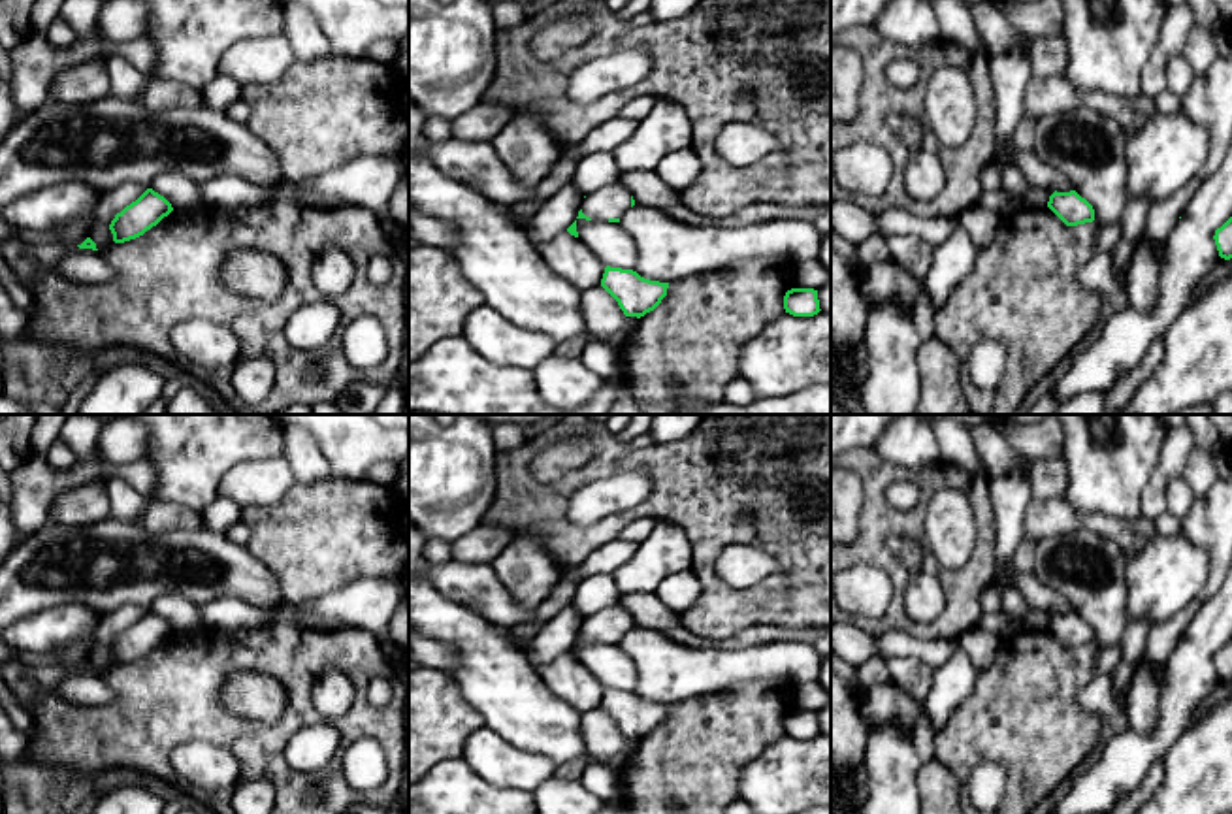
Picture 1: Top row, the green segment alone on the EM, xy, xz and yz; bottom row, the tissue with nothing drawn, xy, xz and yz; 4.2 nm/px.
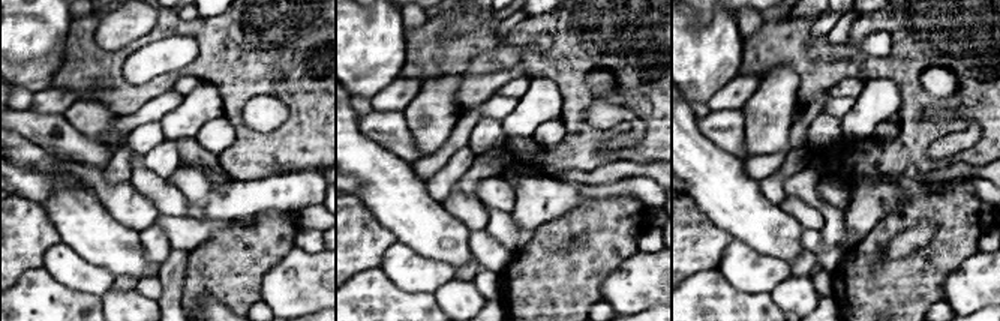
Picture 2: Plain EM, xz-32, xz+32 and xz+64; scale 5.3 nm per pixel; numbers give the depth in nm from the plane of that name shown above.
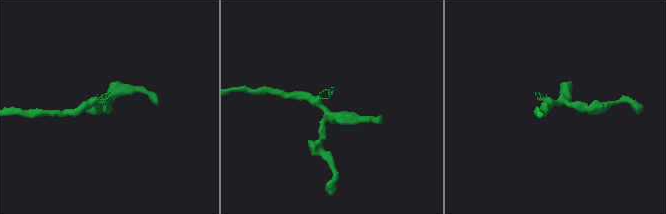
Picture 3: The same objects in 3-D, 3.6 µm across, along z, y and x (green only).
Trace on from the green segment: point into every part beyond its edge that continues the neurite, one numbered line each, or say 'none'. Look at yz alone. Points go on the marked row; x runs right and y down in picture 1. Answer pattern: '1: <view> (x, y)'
none

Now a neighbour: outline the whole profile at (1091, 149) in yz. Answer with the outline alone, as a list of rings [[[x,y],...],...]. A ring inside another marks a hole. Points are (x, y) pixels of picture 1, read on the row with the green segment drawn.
[[[1087,106],[1036,121],[1032,155],[1066,175],[1094,209],[1094,224],[1119,224],[1128,204],[1128,134]]]

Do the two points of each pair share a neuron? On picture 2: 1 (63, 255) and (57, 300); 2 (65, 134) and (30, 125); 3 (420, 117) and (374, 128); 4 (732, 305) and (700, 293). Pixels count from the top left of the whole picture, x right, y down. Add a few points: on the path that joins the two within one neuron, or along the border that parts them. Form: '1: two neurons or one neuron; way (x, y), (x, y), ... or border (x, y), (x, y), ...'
1: two neurons; border (42, 267), (74, 291), (93, 296)
2: one neuron; way (56, 129), (39, 128)
3: two neurons; border (402, 113), (413, 141), (423, 152)
4: one neuron; way (724, 305), (708, 299)

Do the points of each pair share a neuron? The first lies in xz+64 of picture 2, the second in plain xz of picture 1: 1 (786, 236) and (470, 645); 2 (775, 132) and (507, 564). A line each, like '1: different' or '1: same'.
1: same
2: same

